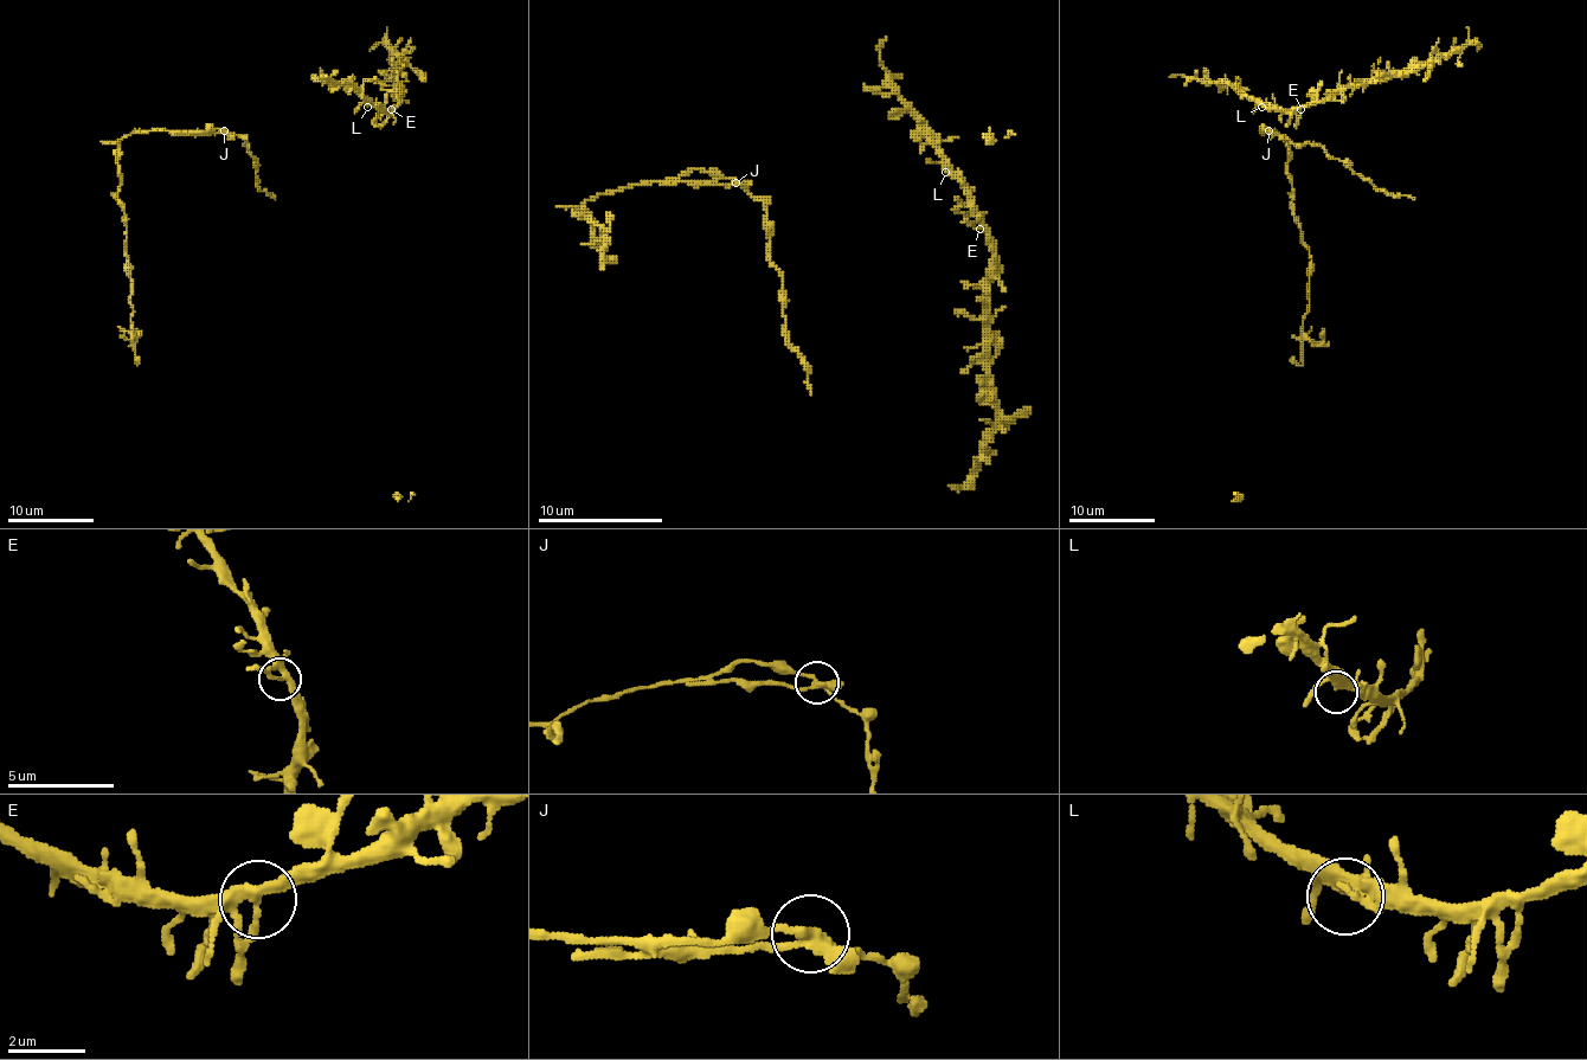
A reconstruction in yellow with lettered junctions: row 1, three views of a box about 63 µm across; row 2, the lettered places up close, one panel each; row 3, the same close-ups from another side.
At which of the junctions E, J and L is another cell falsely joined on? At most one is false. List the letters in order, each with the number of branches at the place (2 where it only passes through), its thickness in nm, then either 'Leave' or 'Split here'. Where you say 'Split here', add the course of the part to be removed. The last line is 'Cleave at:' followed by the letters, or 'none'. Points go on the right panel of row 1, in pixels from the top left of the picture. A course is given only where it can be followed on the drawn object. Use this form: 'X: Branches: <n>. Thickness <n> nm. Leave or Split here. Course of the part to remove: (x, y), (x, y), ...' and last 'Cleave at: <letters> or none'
E: Branches: 4. Thickness 280 nm. Leave
J: Branches: 4. Thickness 260 nm. Split here. Course of the part to remove: (1269, 130), (1284, 140), (1318, 143), (1376, 187), (1414, 199)
L: Branches: 3. Thickness 280 nm. Leave
Cleave at: J

